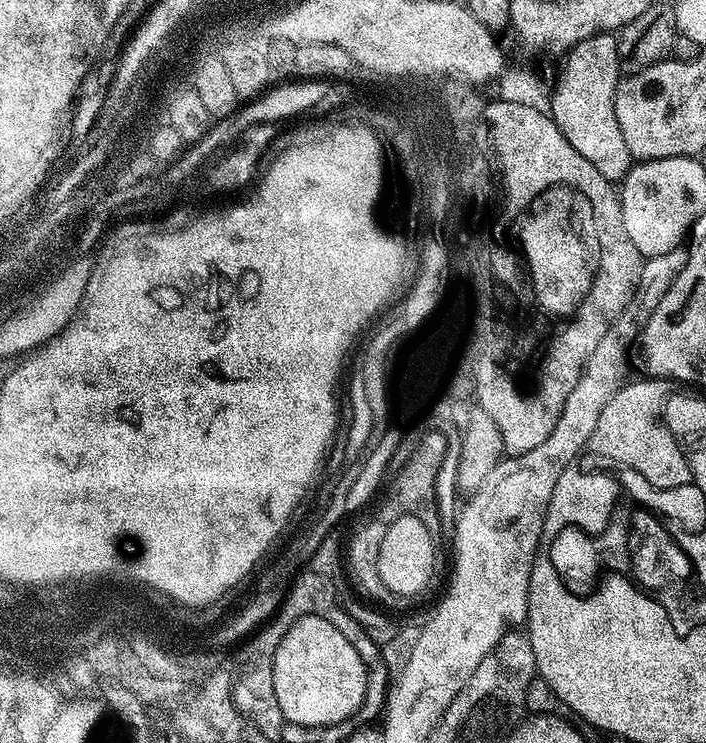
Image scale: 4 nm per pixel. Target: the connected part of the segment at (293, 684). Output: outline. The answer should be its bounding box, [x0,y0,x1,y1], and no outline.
[272,615,370,726]

